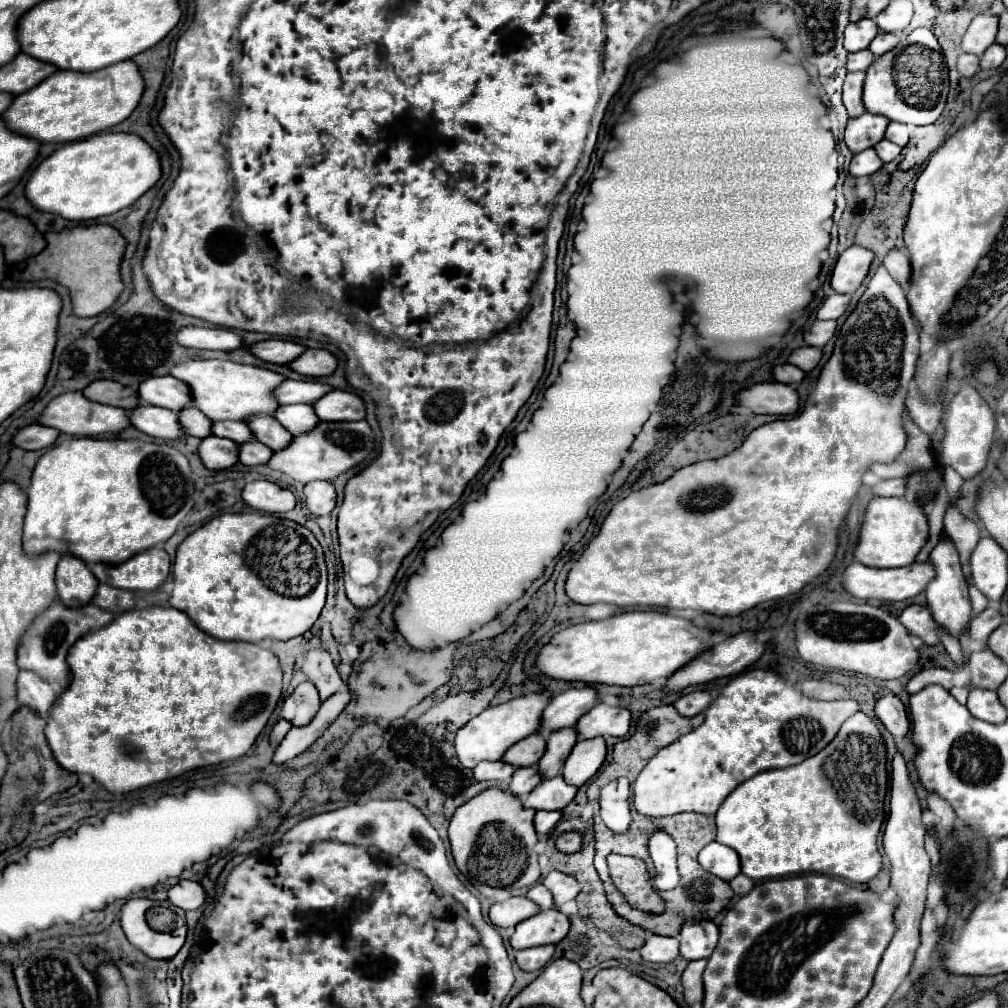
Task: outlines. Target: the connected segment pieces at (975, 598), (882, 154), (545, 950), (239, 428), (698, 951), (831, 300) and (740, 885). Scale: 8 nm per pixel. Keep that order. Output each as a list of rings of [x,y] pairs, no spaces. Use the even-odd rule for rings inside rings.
[[[970,581],[970,597],[972,597],[972,619],[982,611],[982,609],[986,609],[986,603],[988,603],[988,599],[974,587],[974,583]]]
[[[882,139],[874,149],[876,149],[878,157],[880,157],[884,163],[894,161],[894,159],[900,155],[900,151],[902,151],[902,147],[894,145],[894,143],[892,143],[892,141],[888,141],[888,139]]]
[[[542,945],[542,947],[530,947],[516,951],[516,963],[522,971],[540,971],[554,955],[554,945]]]
[[[214,421],[212,423],[212,435],[216,437],[226,437],[236,443],[244,443],[252,439],[250,429],[242,421]]]
[[[686,921],[680,935],[680,955],[686,961],[708,959],[718,943],[718,927],[712,921]]]
[[[832,293],[830,297],[824,299],[824,303],[818,307],[816,311],[816,319],[838,319],[840,315],[844,315],[844,311],[850,305],[850,295],[838,295]]]
[[[738,873],[738,877],[734,877],[734,879],[730,881],[730,887],[734,889],[736,895],[746,895],[746,893],[754,887],[754,881],[752,881],[750,877],[746,877],[744,873]]]

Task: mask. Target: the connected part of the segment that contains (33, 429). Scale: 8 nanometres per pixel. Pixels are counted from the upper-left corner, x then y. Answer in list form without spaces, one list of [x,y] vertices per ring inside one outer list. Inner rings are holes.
[[[26,425],[12,435],[12,443],[24,451],[36,451],[50,447],[58,437],[56,429],[42,425]]]

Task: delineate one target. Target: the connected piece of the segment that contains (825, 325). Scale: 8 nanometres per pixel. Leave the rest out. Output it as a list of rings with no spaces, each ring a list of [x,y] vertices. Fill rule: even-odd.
[[[814,321],[804,333],[804,343],[812,347],[824,347],[836,331],[836,321]]]

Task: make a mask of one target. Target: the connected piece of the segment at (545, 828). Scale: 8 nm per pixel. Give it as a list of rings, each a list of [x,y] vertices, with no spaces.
[[[536,811],[536,817],[534,817],[536,833],[538,835],[548,835],[556,827],[560,817],[562,817],[560,811]]]

